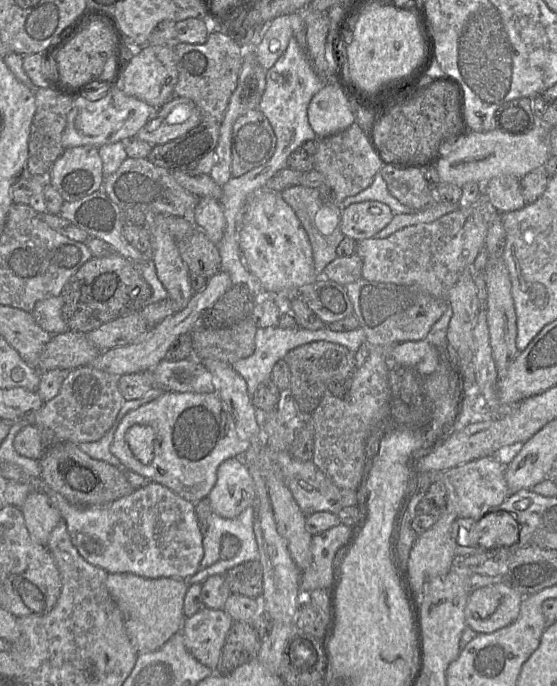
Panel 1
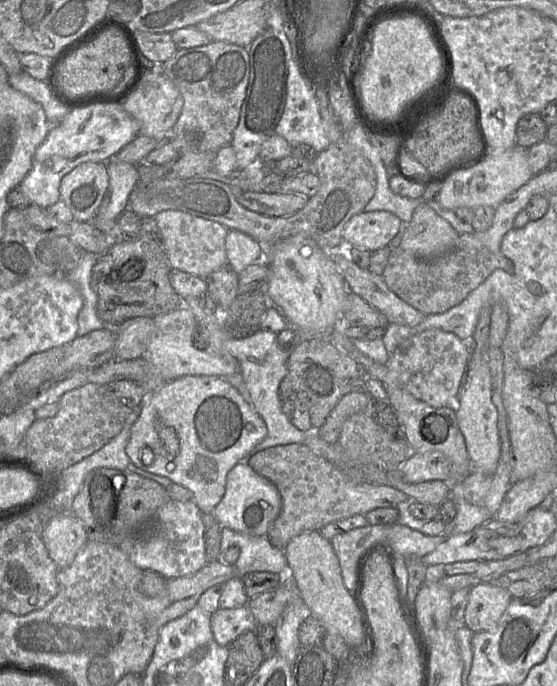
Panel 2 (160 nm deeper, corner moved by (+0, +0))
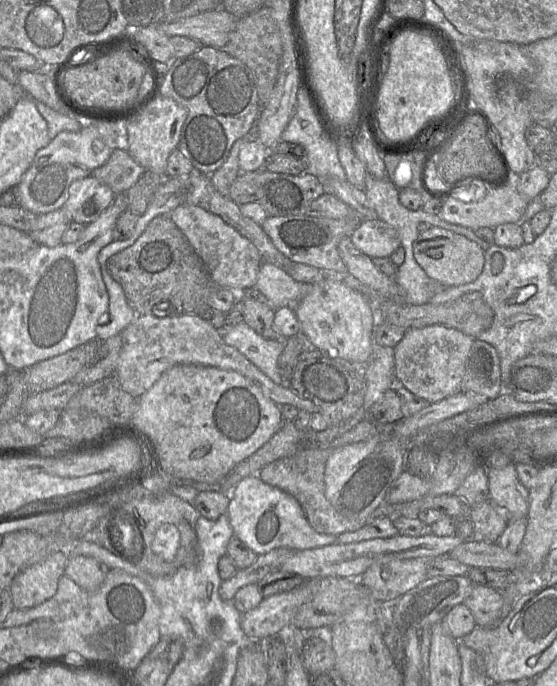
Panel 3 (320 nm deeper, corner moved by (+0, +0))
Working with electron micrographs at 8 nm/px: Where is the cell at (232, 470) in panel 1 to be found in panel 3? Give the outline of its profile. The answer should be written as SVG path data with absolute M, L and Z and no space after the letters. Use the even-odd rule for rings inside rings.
M246 476L241 479L229 498L227 516L234 536L257 555L276 548L304 550L339 543L335 535L319 533L310 525L300 503L292 495L259 477Z

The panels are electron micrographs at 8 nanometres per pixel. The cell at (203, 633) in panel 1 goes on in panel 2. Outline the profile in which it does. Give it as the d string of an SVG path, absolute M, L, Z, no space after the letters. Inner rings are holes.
M247 605L218 609L211 614L210 625L215 641L221 646L229 646L240 634L258 626Z

